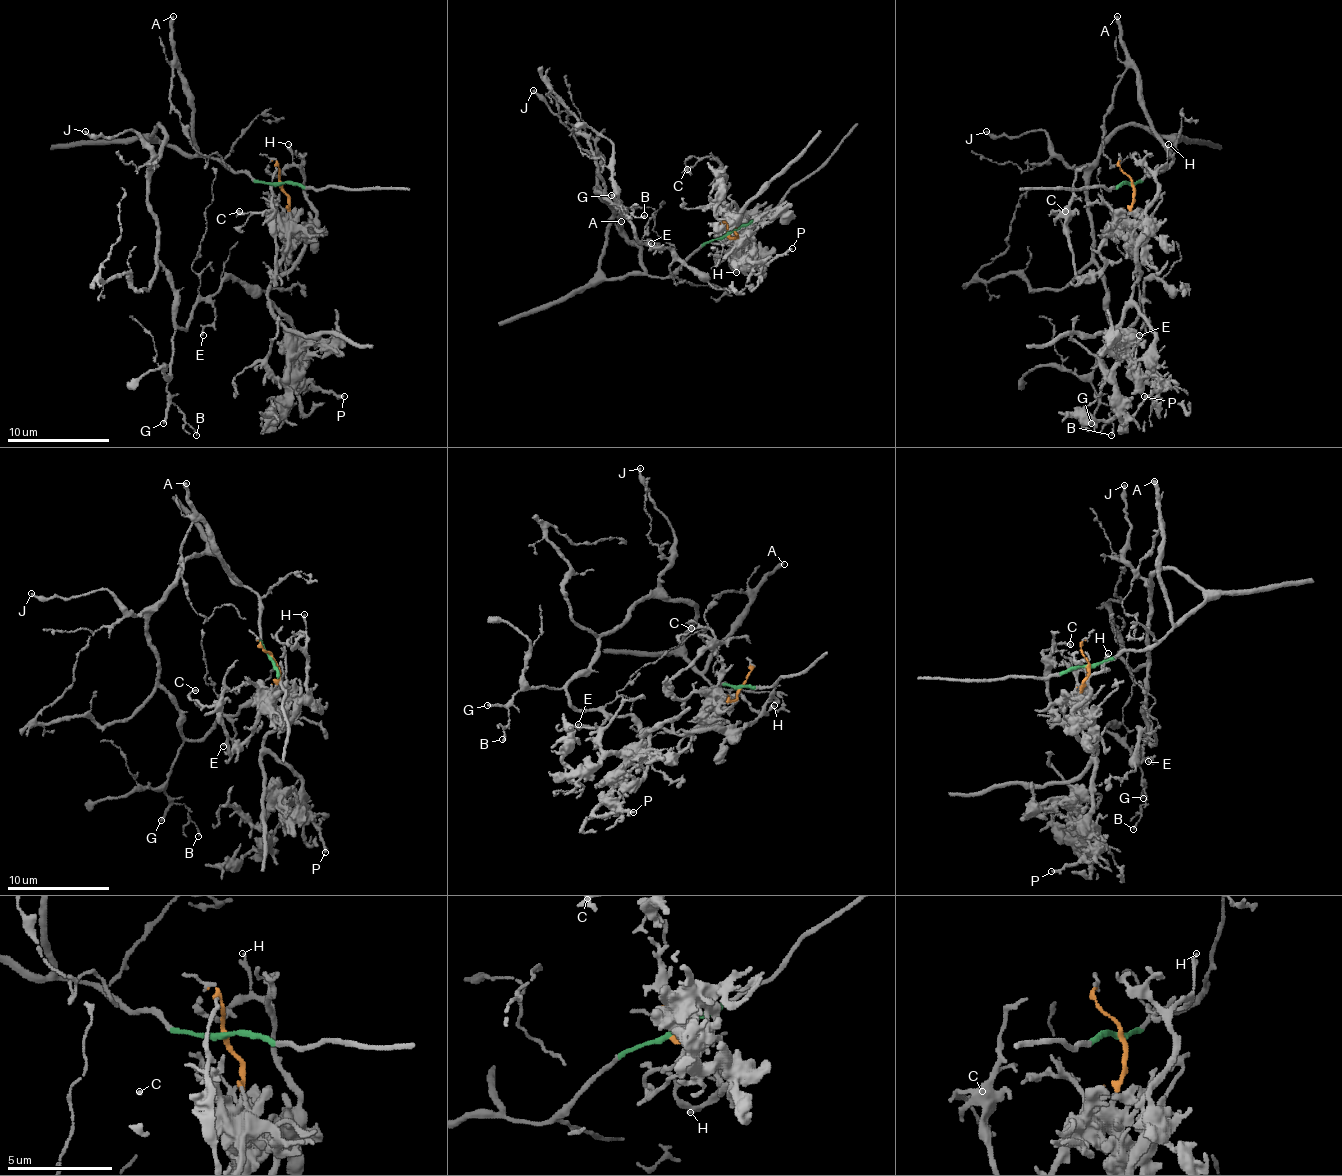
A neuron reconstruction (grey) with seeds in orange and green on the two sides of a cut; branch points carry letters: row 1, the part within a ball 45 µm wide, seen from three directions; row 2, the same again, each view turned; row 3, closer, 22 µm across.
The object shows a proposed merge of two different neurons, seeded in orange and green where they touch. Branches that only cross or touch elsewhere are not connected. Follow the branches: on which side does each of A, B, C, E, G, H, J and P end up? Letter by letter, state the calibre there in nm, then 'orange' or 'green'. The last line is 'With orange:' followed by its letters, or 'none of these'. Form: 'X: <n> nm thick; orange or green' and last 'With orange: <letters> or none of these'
A: 300 nm thick; green
B: 120 nm thick; green
C: 150 nm thick; orange
E: 170 nm thick; green
G: 190 nm thick; green
H: 170 nm thick; orange
J: 220 nm thick; green
P: 200 nm thick; orange
With orange: C, H, P

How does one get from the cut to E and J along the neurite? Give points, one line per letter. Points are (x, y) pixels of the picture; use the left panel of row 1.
E: (280, 184), (180, 154), (157, 125), (157, 264), (180, 328), (206, 300), (203, 335)
J: (280, 184), (180, 154), (152, 136), (157, 125), (162, 154), (149, 166), (152, 151), (132, 130), (85, 130)

